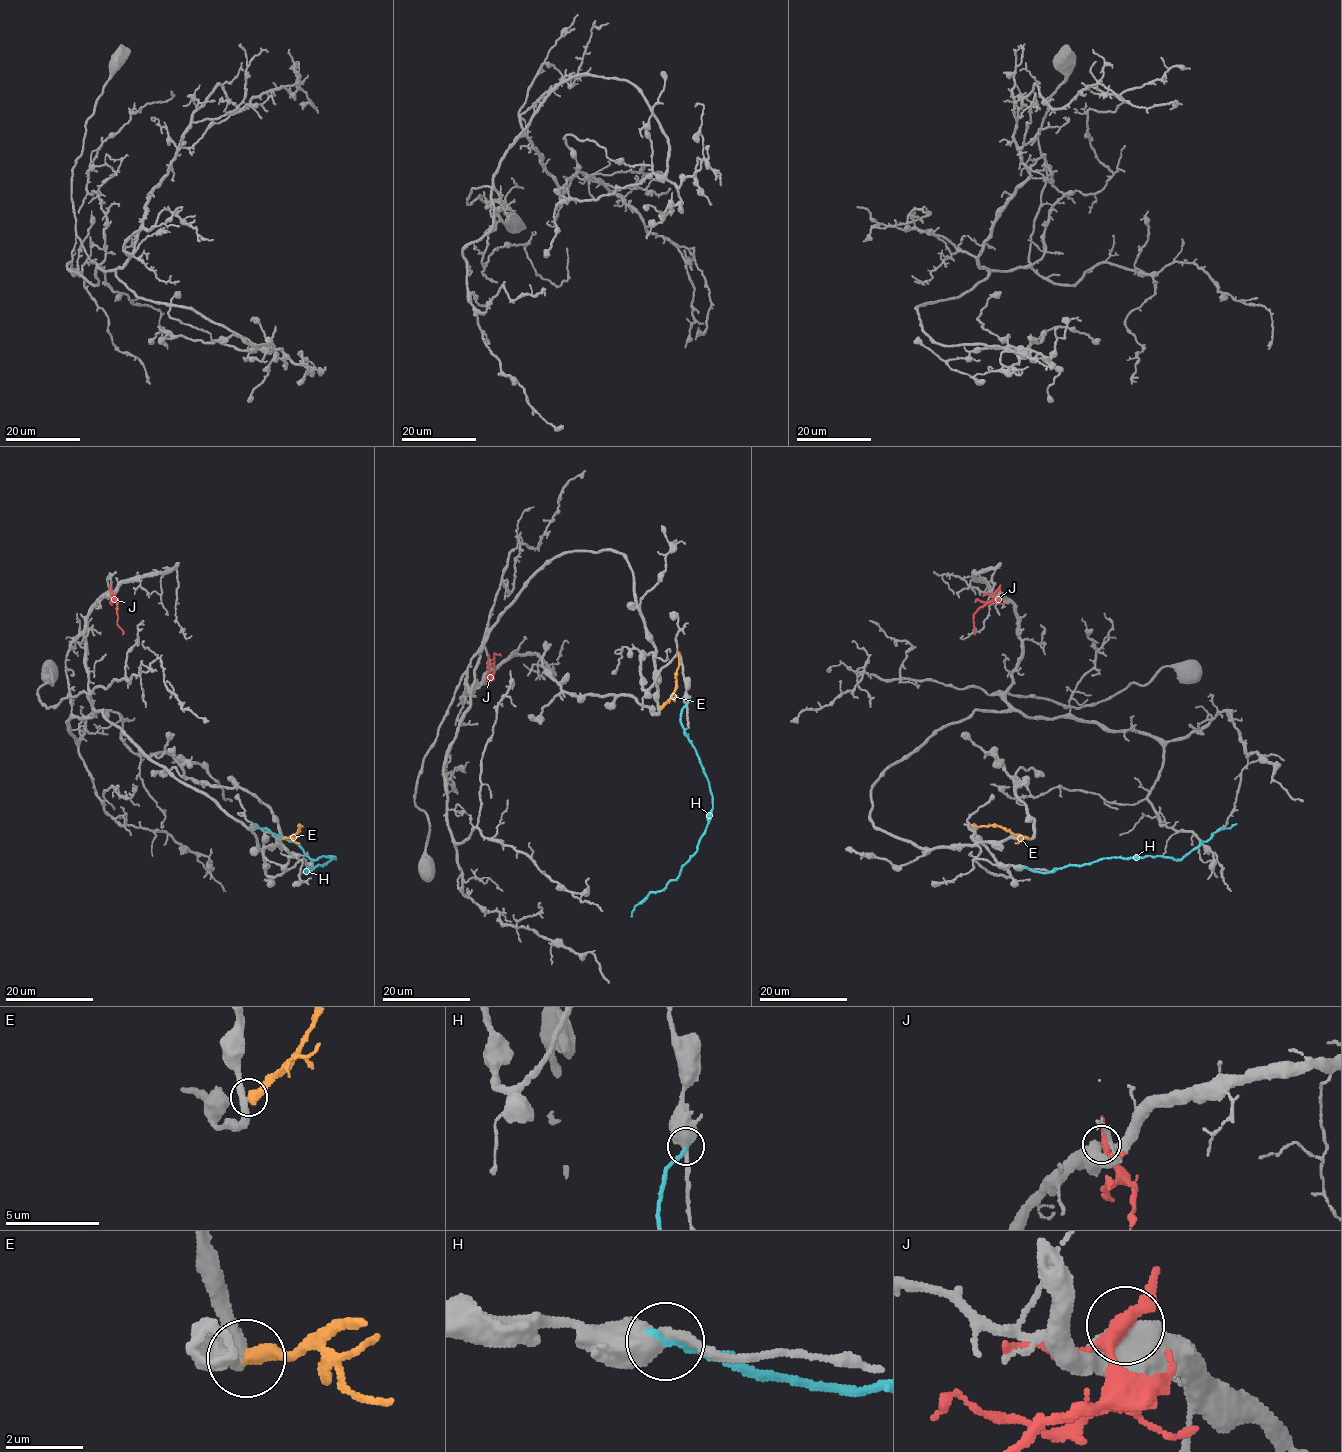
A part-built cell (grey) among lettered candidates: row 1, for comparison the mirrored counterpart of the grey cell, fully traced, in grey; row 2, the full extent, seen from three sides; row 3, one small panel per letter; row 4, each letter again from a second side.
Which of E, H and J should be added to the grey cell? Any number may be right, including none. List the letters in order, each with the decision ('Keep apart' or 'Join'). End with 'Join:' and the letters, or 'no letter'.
E: Keep apart
H: Keep apart
J: Keep apart
Join: no letter

